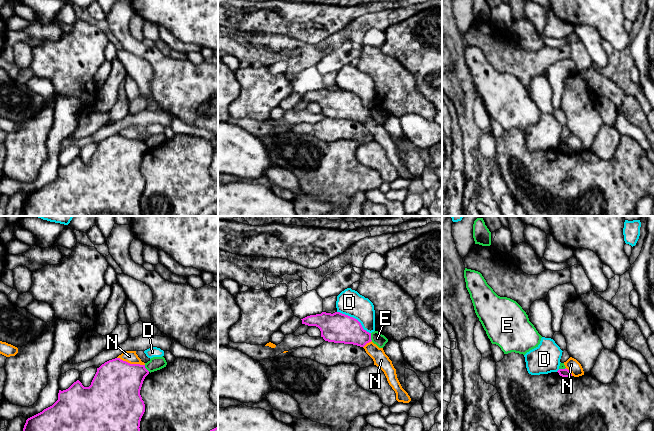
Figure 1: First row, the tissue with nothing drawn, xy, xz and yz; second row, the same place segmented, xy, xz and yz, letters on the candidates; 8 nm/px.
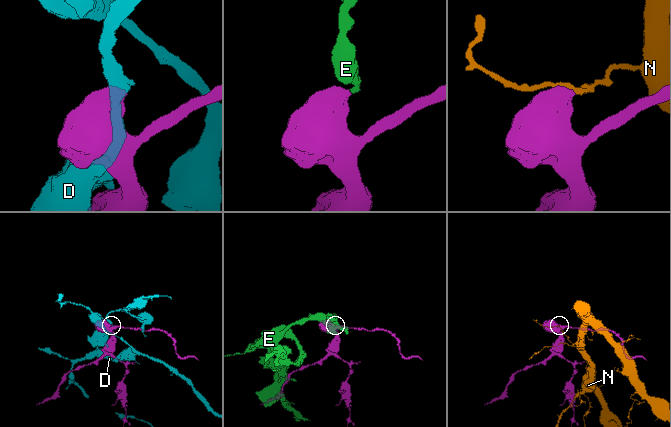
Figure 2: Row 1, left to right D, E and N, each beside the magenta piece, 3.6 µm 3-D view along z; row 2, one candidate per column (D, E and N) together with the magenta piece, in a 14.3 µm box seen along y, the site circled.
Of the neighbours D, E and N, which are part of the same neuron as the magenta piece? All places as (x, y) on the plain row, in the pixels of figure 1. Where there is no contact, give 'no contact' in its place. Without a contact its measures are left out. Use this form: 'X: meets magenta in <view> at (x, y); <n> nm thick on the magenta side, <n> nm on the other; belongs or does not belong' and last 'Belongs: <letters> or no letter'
D: meets magenta in xz at (354, 94); 240 nm thick on the magenta side, 200 nm on the other; does not belong
E: meets magenta in xz at (370, 113); 240 nm thick on the magenta side, 100 nm on the other; does not belong
N: meets magenta in xy at (131, 140); 400 nm thick on the magenta side, 100 nm on the other; does not belong
Belongs: no letter

